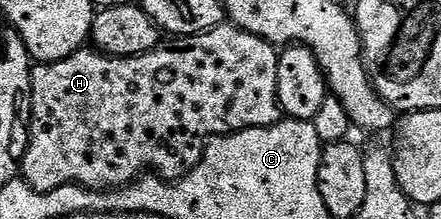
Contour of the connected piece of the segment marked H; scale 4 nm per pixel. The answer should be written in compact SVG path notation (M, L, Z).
M225 23L216 29L208 29L193 37L179 38L176 45L161 44L148 53L137 57L107 57L105 53L92 47L85 47L76 53L71 53L61 61L45 61L32 66L30 75L30 120L27 122L28 136L23 146L24 157L19 158L18 169L22 180L34 187L39 193L49 193L63 185L81 185L87 189L107 191L121 189L122 186L135 181L144 174L152 174L164 181L181 181L186 174L194 171L204 154L204 147L213 137L223 137L225 133L237 133L243 129L270 127L282 120L282 112L278 99L278 63L280 53L277 46L270 44L258 35L250 35L250 31Z

